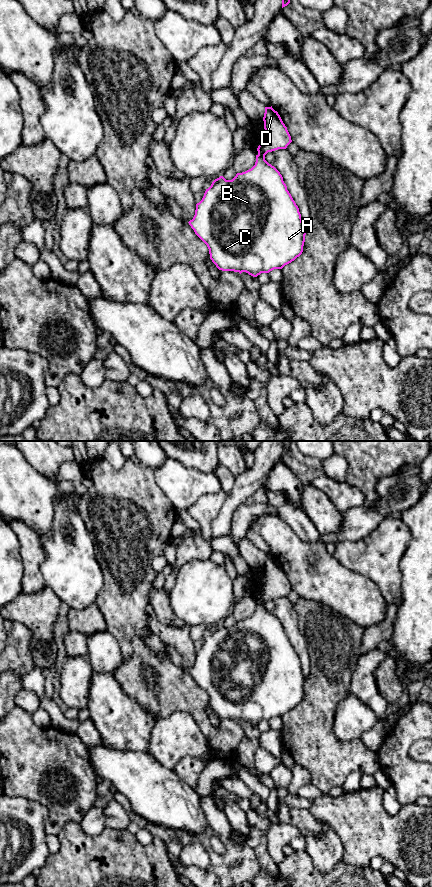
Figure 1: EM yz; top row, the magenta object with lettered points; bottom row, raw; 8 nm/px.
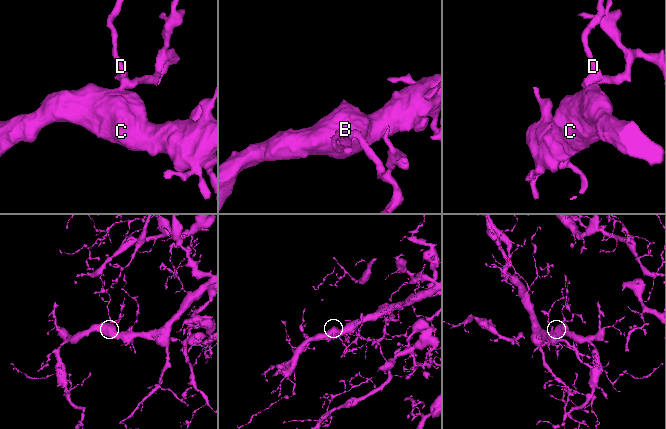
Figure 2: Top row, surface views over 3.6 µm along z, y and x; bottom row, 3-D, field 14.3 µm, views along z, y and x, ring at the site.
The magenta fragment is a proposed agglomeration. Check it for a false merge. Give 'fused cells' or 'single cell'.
single cell

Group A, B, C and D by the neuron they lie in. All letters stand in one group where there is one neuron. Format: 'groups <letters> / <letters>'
groups A B C D

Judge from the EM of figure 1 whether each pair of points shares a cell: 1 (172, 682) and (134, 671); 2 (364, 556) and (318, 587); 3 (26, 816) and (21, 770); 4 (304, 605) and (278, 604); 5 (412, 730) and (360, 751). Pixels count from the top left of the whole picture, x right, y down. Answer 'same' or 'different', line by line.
1: same
2: different
3: different
4: different
5: different

